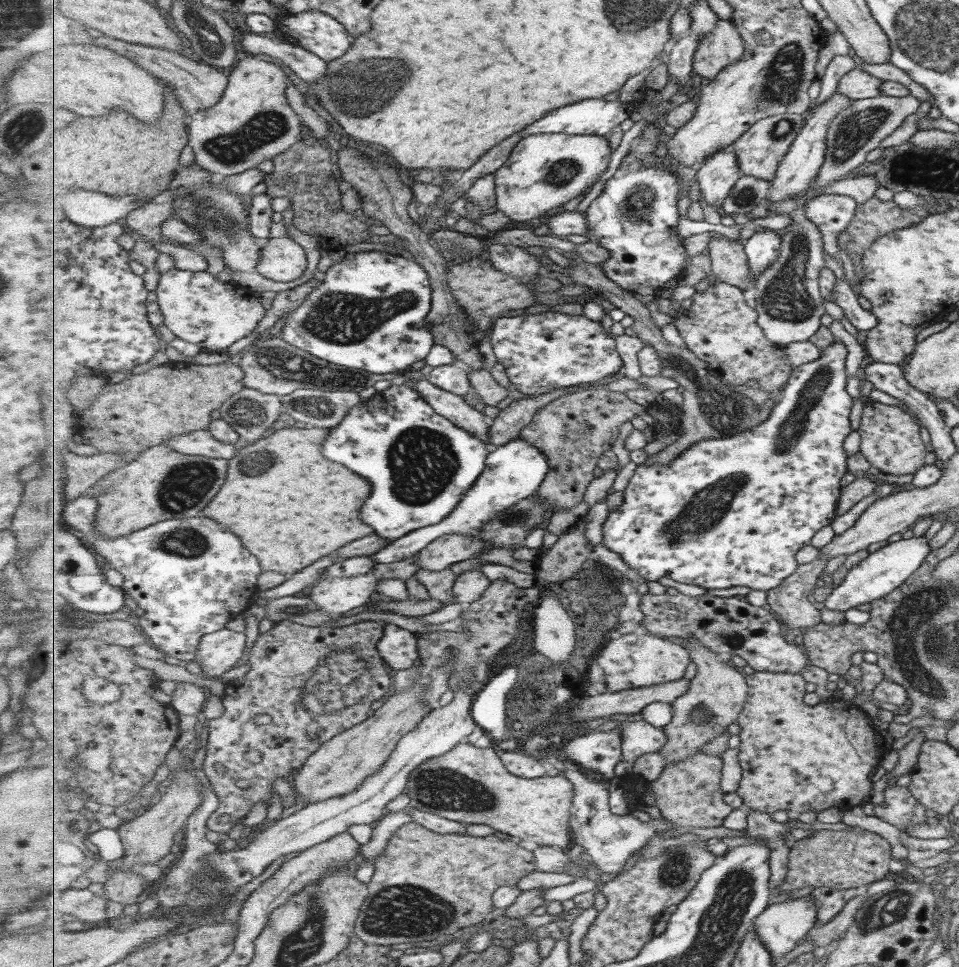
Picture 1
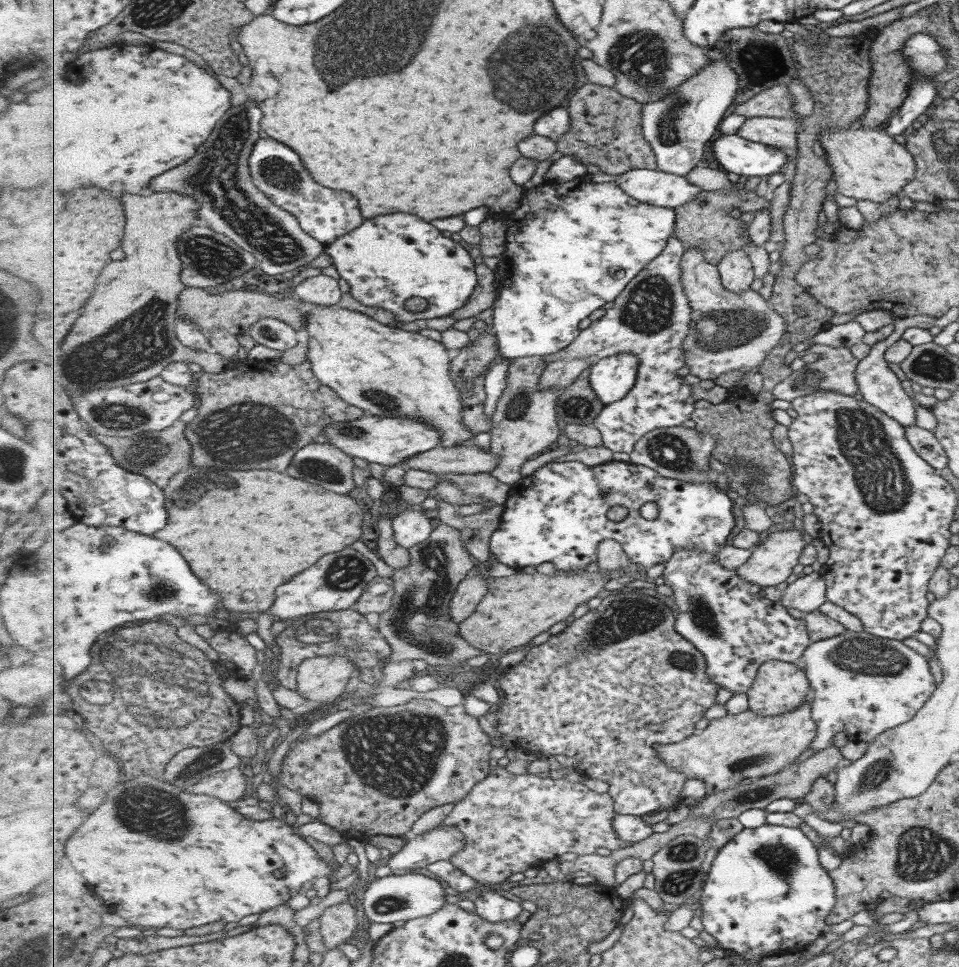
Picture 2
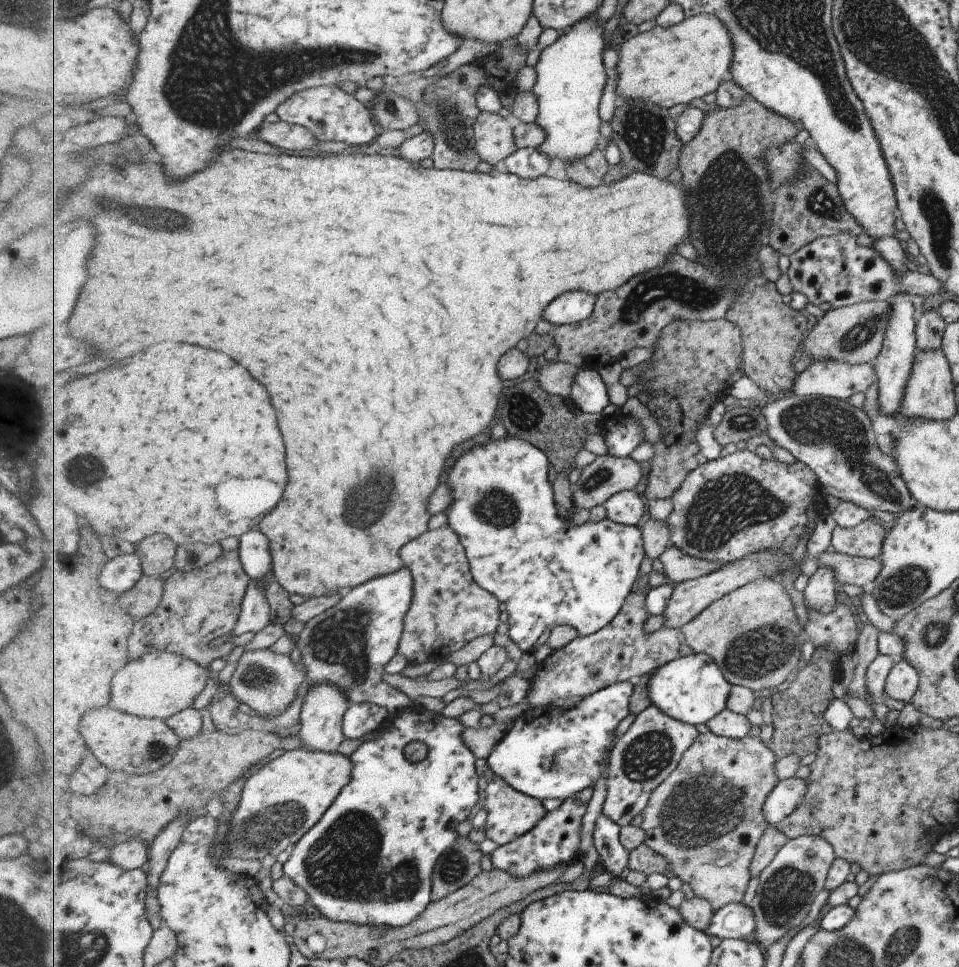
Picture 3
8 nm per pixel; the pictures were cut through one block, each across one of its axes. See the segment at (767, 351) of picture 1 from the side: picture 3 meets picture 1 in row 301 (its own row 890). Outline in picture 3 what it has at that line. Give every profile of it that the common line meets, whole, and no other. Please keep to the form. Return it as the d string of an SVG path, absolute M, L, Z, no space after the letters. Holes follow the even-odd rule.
M703 728L699 738L686 750L686 754L682 756L682 762L679 763L677 770L667 779L651 796L650 804L645 811L642 812L642 821L640 827L647 832L647 840L645 844L651 847L651 850L660 852L663 858L667 858L667 862L671 864L671 872L675 877L682 881L683 886L691 892L691 895L699 898L705 898L711 902L713 910L721 910L727 904L735 904L742 902L745 898L745 892L751 884L751 865L754 862L754 852L757 850L758 842L762 836L766 834L770 827L770 821L767 820L763 806L767 802L767 798L771 792L779 786L781 782L777 776L778 756L772 748L772 744L763 742L759 736L745 736L745 738L727 738L727 736L719 736L715 732Z

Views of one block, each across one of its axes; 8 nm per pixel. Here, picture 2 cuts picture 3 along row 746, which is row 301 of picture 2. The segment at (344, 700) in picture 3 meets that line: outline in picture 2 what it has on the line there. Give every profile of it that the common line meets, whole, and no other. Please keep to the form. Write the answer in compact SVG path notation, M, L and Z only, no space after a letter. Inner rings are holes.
M313 276L306 278L294 287L294 297L301 302L333 306L341 302L343 296L340 283L331 276Z

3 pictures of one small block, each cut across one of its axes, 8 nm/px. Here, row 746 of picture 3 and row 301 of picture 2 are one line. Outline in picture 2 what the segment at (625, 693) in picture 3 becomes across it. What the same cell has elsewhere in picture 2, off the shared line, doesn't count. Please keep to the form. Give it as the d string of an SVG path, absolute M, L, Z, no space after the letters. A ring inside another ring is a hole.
M588 176L580 177L570 182L557 182L557 180L543 182L536 187L526 190L523 196L523 204L517 212L502 213L500 216L505 218L508 226L507 248L500 260L507 264L509 270L505 270L505 280L497 286L498 297L492 306L493 328L498 336L498 344L503 357L510 359L525 358L529 356L546 356L551 353L557 353L571 344L581 331L580 324L583 318L588 314L593 314L593 310L603 308L605 302L614 302L614 300L622 294L637 276L646 270L650 263L665 250L669 239L674 236L676 229L677 214L675 209L654 206L653 204L645 204L642 201L635 200L627 194L621 186L613 182L591 182Z

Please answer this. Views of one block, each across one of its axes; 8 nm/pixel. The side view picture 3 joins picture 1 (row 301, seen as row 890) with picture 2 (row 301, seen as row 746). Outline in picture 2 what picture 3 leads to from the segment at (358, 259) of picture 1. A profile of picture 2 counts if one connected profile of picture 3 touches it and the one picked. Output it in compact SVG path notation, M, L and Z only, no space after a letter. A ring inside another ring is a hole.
M391 214L377 216L373 220L364 219L363 224L349 234L341 236L335 242L326 245L328 253L339 275L350 285L350 294L361 304L373 308L383 308L394 313L396 322L415 322L427 318L441 318L463 308L479 285L478 266L473 262L471 254L450 237L443 236L433 224L421 220L411 214ZM411 296L419 296L427 300L428 307L424 311L411 312L405 308L405 302Z

